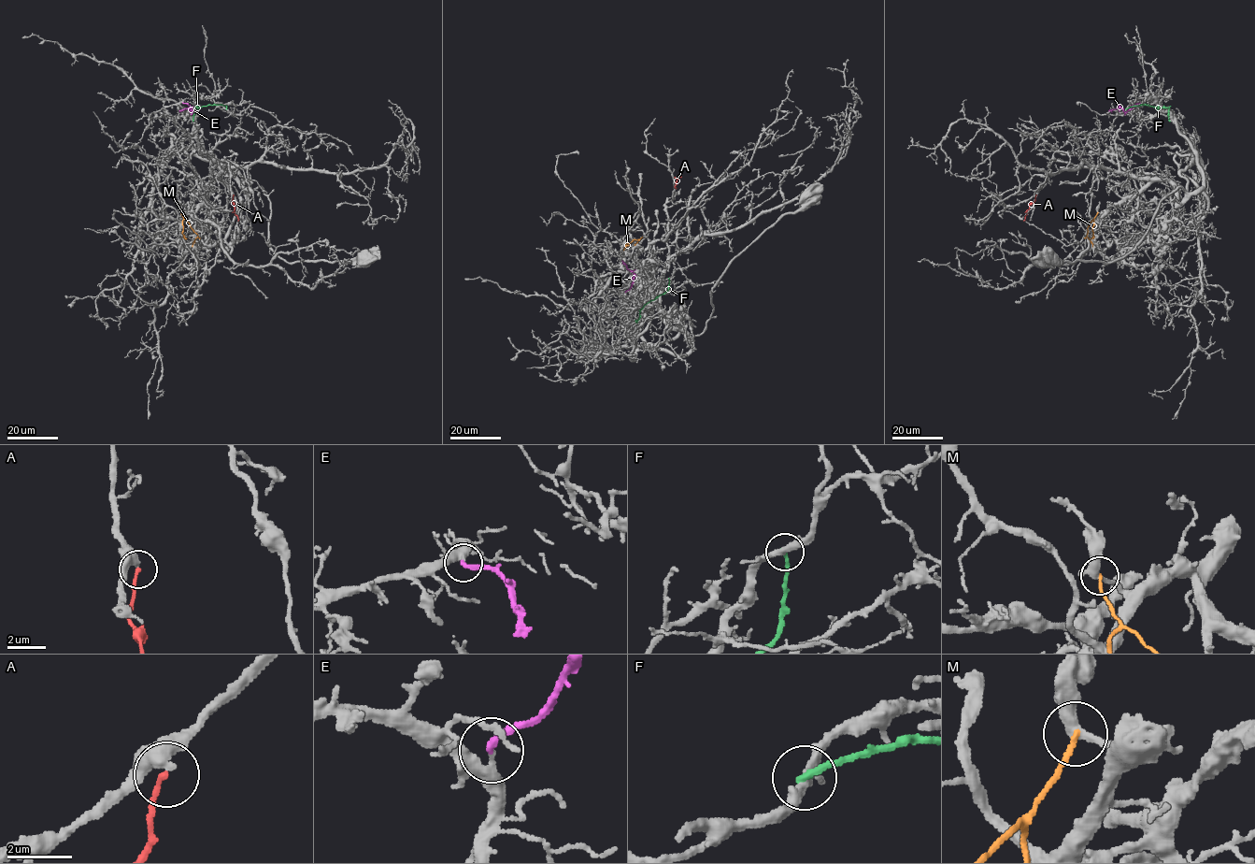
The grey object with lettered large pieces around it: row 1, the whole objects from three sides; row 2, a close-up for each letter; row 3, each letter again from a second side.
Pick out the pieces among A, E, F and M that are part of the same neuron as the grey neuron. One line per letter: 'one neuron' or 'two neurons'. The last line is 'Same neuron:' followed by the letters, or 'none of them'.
A: two neurons
E: one neuron
F: two neurons
M: two neurons
Same neuron: E

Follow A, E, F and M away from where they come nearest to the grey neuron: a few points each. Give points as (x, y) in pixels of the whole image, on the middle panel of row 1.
A: (676, 189), (680, 175)
E: (625, 292), (631, 286), (634, 272), (621, 261)
F: (668, 279), (668, 289), (645, 305), (635, 322)
M: (623, 250), (634, 239), (640, 238), (634, 245)

